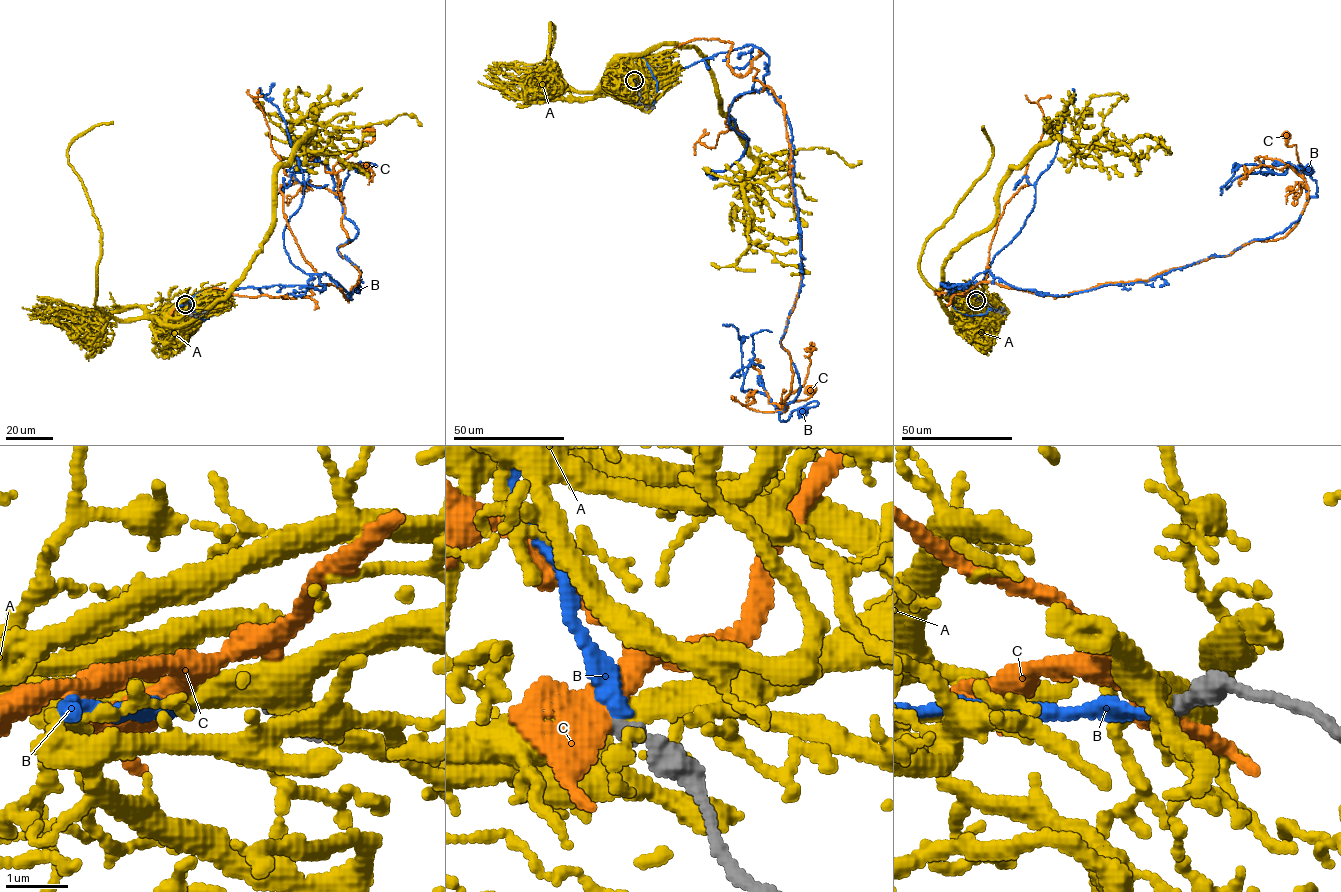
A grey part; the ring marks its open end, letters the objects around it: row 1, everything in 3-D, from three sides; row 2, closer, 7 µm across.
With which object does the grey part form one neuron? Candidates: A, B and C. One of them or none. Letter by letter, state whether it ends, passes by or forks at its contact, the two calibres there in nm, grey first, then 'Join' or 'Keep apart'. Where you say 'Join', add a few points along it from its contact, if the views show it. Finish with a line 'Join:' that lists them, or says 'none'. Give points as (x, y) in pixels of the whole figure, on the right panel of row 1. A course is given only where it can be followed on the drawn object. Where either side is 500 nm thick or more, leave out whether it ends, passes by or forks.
A: It passes by. Thickness 320 nm (grey) against 480 nm. Keep apart
B: It ends there. Thickness 280 nm (grey) against 260 nm. Join. Its course: (976, 300), (941, 283), (987, 270), (1071, 295), (1229, 255), (1299, 217), (1317, 195), (1306, 169)
C: It forks there. Thickness 240 nm (grey) against 280 nm. Keep apart
Join: B

